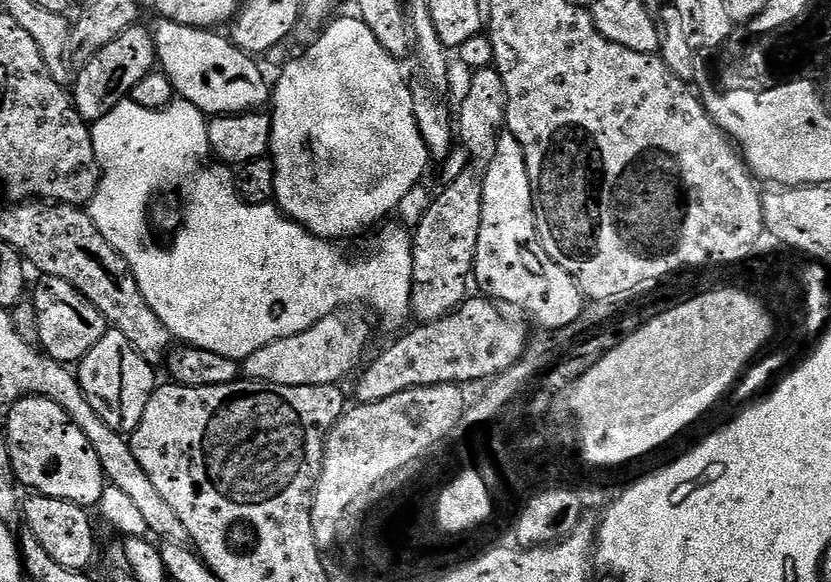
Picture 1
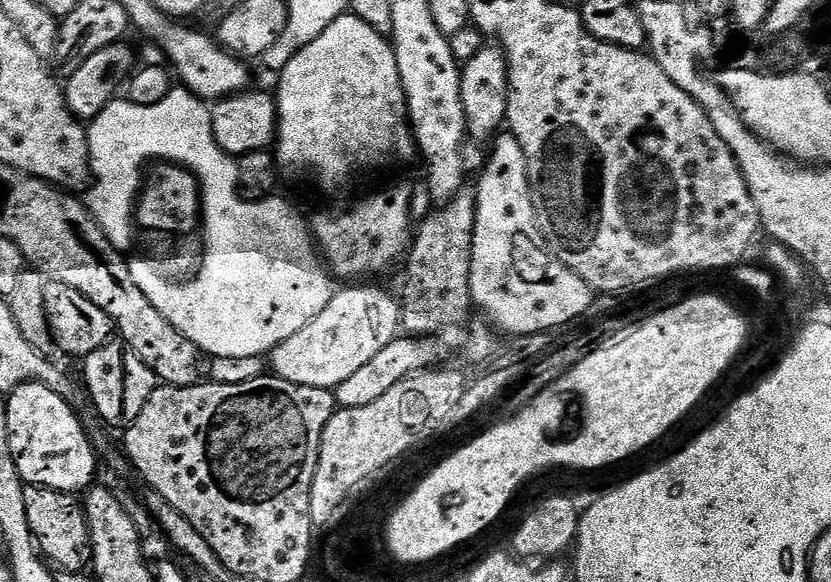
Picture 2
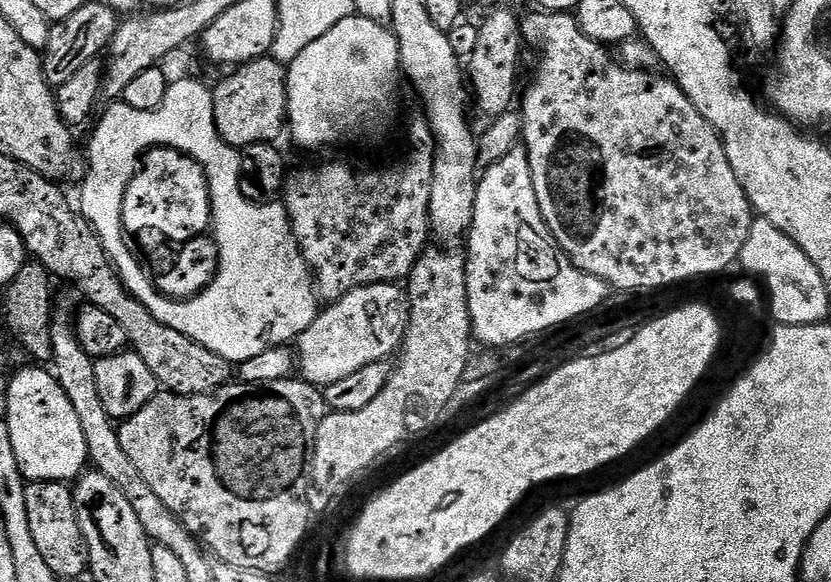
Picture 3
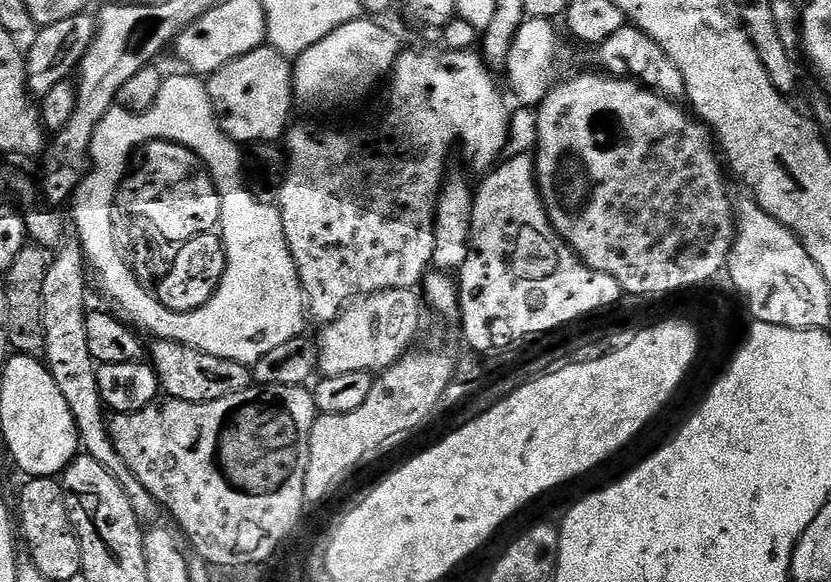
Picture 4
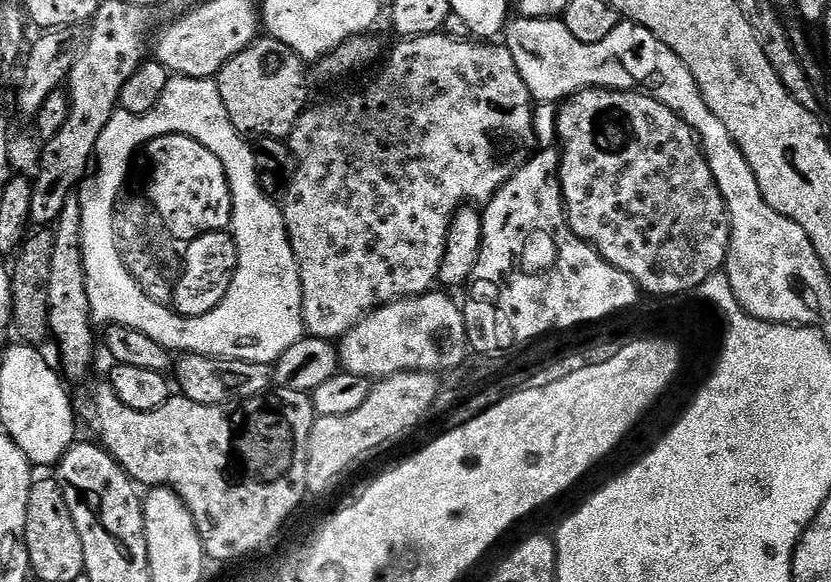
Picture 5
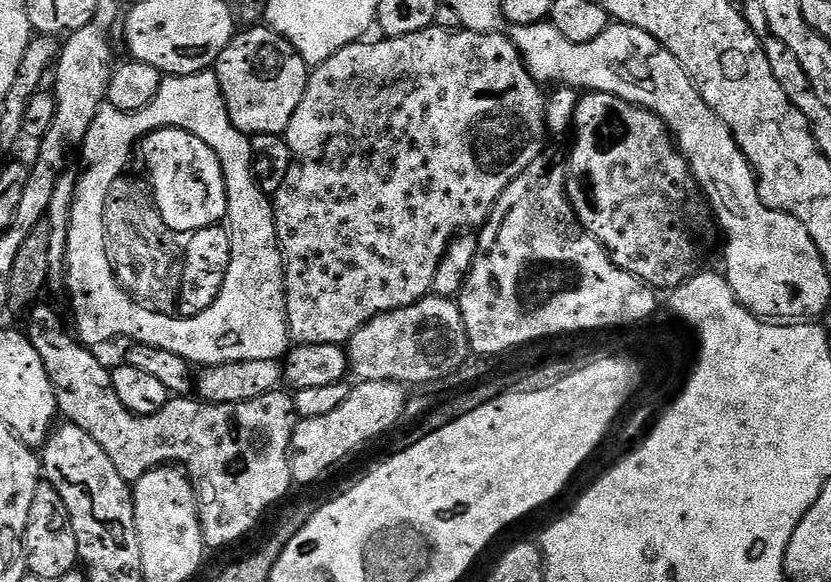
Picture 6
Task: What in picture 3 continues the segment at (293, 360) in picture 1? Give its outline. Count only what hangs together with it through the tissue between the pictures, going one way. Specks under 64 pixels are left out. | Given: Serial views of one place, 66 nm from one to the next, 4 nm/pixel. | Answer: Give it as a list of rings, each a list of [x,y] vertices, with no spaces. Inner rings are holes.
[[[399,283],[371,284],[355,288],[317,315],[316,320],[298,337],[298,372],[308,383],[327,386],[349,374],[362,370],[362,366],[370,366],[379,360],[387,361],[392,351],[399,349],[404,342],[408,329],[408,293]]]

